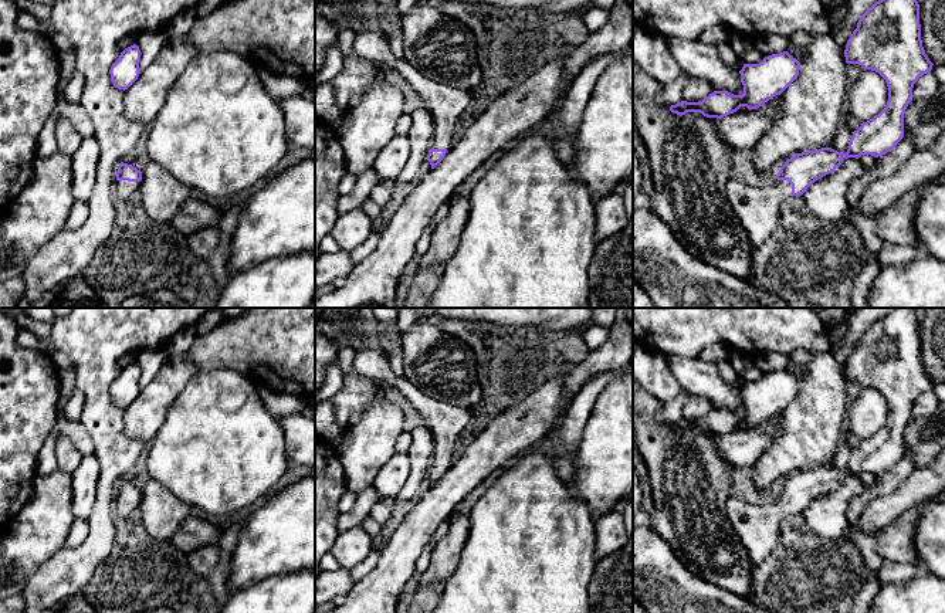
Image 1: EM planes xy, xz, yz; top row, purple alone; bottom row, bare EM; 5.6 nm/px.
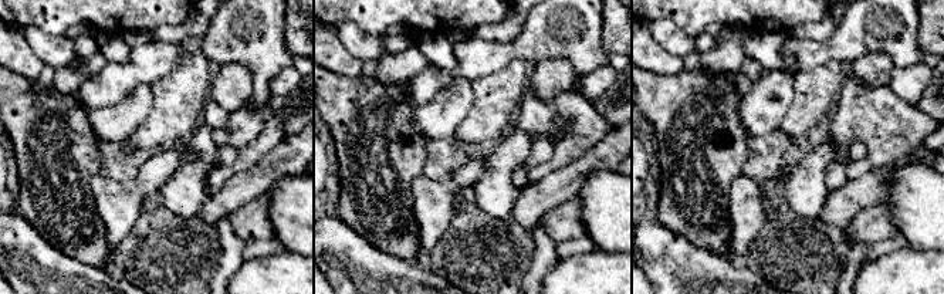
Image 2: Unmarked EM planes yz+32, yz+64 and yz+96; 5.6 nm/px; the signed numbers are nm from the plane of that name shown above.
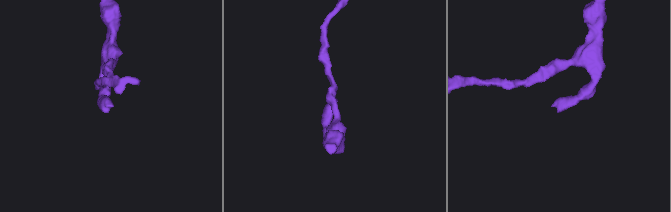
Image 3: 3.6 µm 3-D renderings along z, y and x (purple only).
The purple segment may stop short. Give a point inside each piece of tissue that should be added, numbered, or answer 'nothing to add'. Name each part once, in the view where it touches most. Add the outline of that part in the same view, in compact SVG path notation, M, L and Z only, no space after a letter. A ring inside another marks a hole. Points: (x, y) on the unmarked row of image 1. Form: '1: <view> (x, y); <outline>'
1: yz (756, 527); M728 498L726 517L753 566L759 565L773 549L782 521L792 514L788 498L753 505L738 498Z

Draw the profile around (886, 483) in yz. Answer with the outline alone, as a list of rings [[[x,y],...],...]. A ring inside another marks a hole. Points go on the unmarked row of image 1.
[[[904,453],[894,467],[875,475],[874,484],[851,501],[847,512],[849,524],[856,526],[866,505],[875,498],[892,494],[905,482],[914,468],[912,457]]]

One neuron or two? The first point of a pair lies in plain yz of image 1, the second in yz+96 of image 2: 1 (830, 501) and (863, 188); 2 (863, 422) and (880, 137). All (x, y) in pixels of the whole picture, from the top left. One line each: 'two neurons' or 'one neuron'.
1: two neurons
2: two neurons

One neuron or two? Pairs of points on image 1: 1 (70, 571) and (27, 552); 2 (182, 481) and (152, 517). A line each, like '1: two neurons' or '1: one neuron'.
1: two neurons
2: two neurons

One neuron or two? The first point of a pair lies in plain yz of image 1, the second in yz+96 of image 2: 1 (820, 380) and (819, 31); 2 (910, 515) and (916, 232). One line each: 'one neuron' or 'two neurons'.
1: two neurons
2: two neurons

